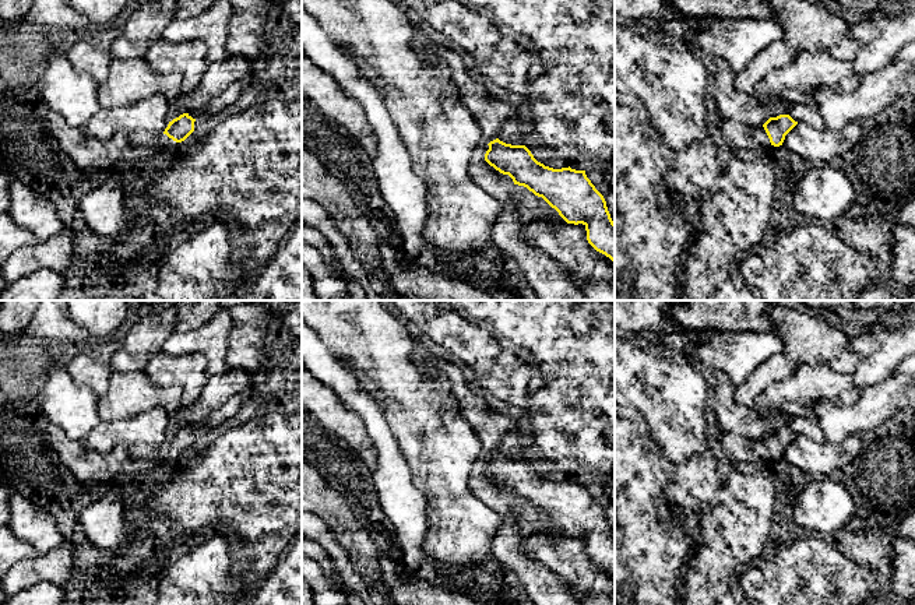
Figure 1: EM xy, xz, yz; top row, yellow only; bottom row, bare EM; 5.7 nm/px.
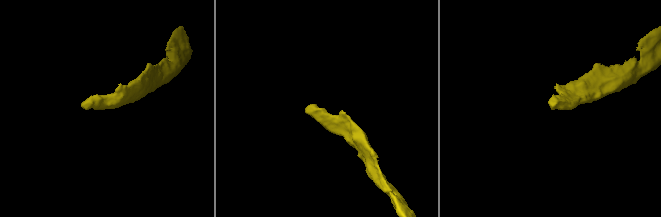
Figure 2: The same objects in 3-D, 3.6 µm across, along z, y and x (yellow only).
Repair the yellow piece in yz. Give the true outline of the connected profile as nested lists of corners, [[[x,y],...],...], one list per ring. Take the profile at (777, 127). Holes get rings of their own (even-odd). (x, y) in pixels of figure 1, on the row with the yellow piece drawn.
[[[789,115],[770,117],[763,126],[722,120],[719,130],[729,151],[742,156],[767,154],[771,145],[782,145],[785,136],[798,124]]]

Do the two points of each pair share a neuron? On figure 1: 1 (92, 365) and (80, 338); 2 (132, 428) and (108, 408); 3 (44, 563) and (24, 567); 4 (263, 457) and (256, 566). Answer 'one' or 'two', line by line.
1: two
2: two
3: one
4: one

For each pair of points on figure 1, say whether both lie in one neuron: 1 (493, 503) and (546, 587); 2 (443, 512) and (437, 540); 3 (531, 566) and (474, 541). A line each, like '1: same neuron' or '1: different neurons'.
1: same neuron
2: same neuron
3: different neurons

